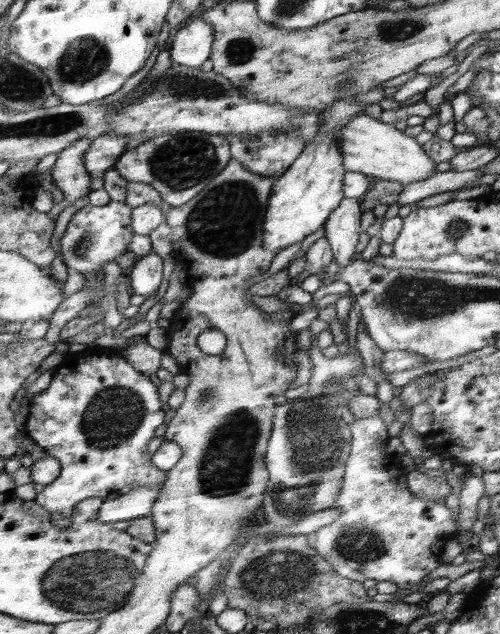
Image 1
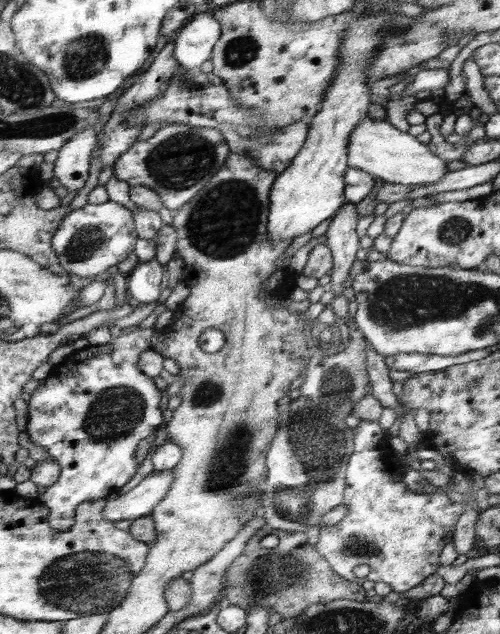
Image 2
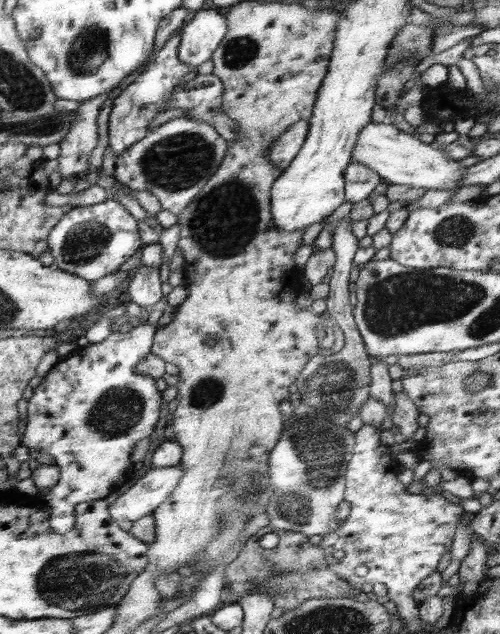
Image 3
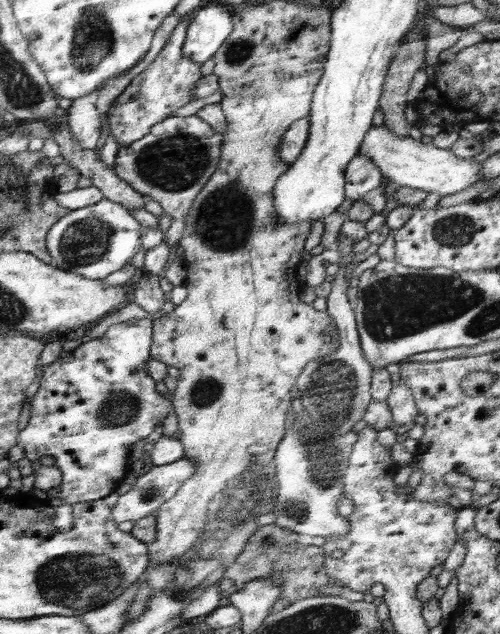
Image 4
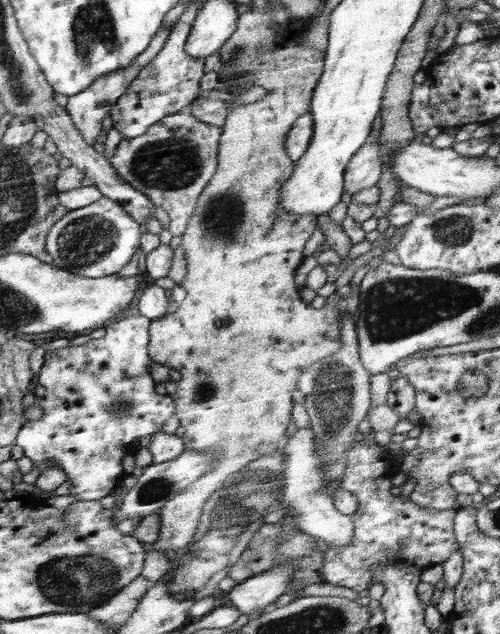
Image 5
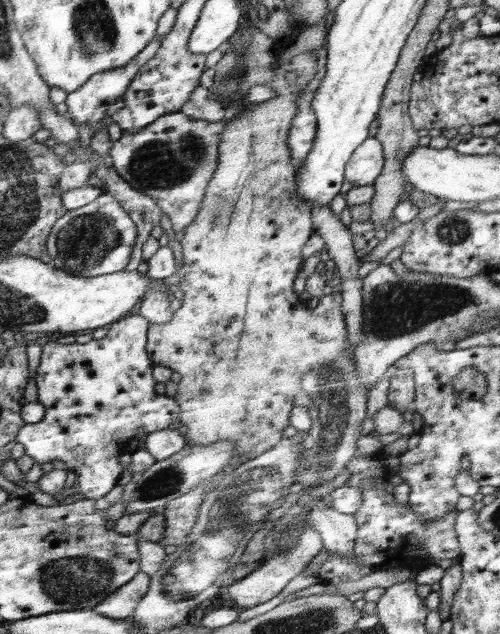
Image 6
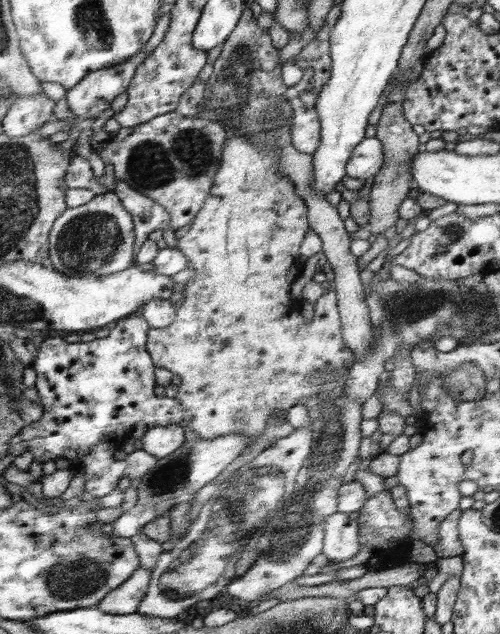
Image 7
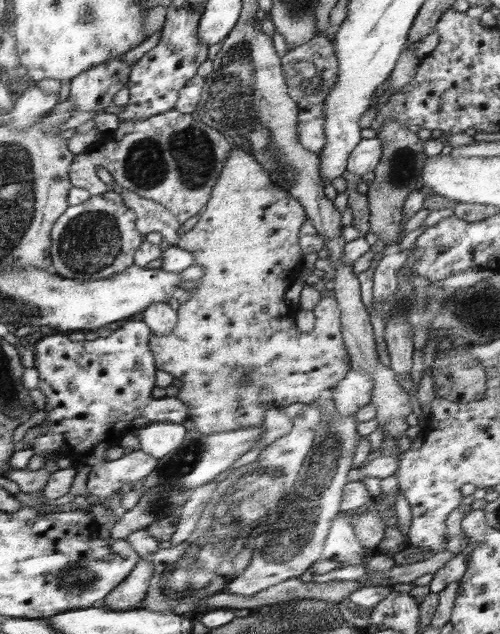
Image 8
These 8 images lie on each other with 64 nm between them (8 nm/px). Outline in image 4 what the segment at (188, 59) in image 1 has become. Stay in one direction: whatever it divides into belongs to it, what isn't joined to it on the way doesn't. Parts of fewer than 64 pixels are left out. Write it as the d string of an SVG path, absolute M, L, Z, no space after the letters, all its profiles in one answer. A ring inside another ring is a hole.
M208 4L200 7L193 13L191 24L188 25L187 38L183 44L184 54L192 59L192 62L200 62L204 64L206 60L214 57L224 41L231 36L235 30L235 14L229 10L229 6L223 4Z

